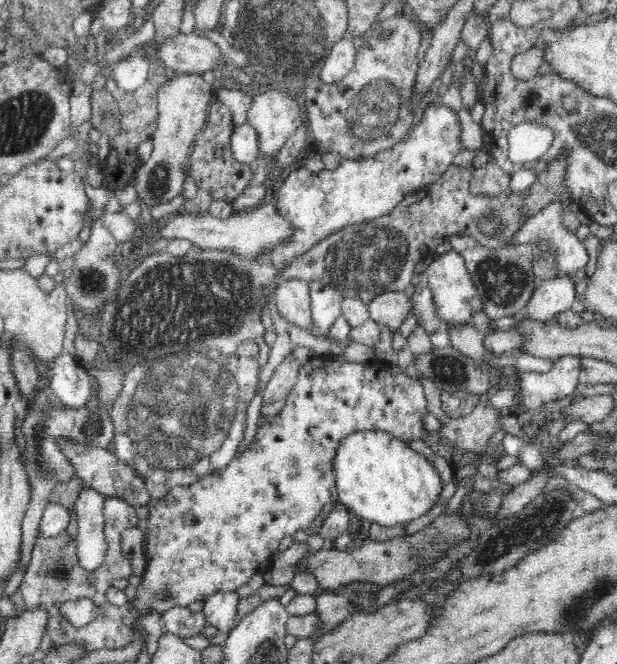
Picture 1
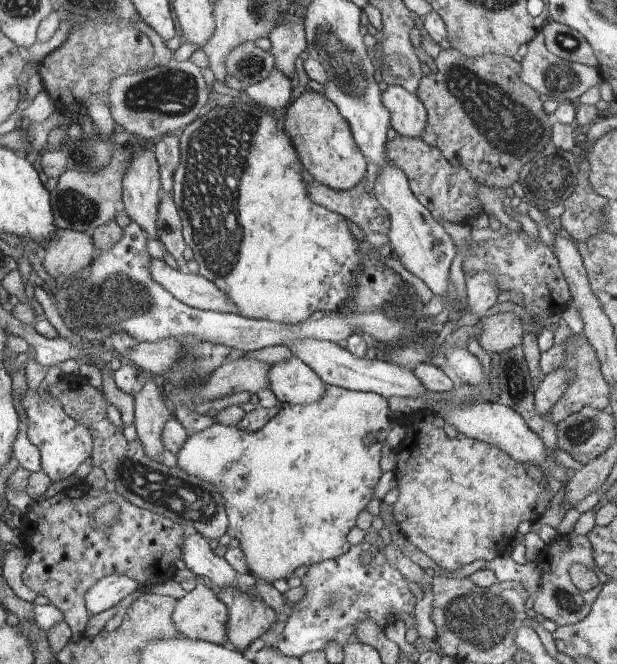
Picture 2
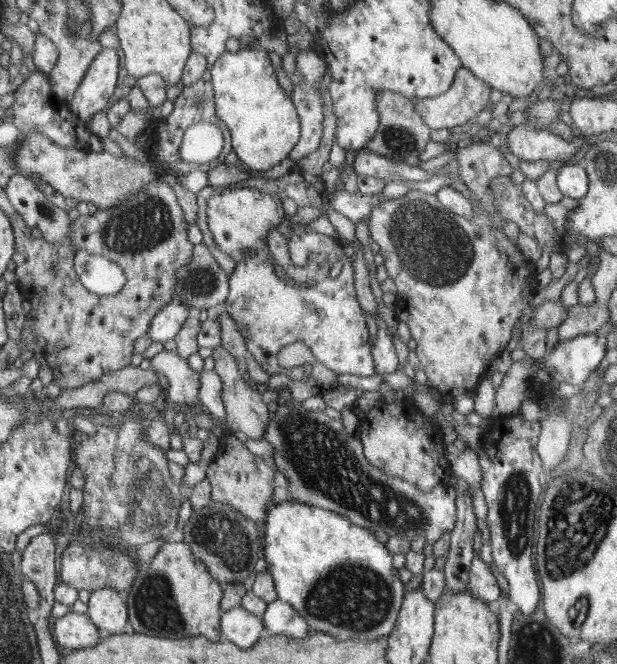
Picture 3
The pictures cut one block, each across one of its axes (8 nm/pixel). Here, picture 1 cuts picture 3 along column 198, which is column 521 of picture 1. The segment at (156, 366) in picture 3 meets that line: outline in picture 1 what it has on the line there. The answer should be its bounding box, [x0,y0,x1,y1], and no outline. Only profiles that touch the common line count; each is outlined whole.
[518,357,580,414]

